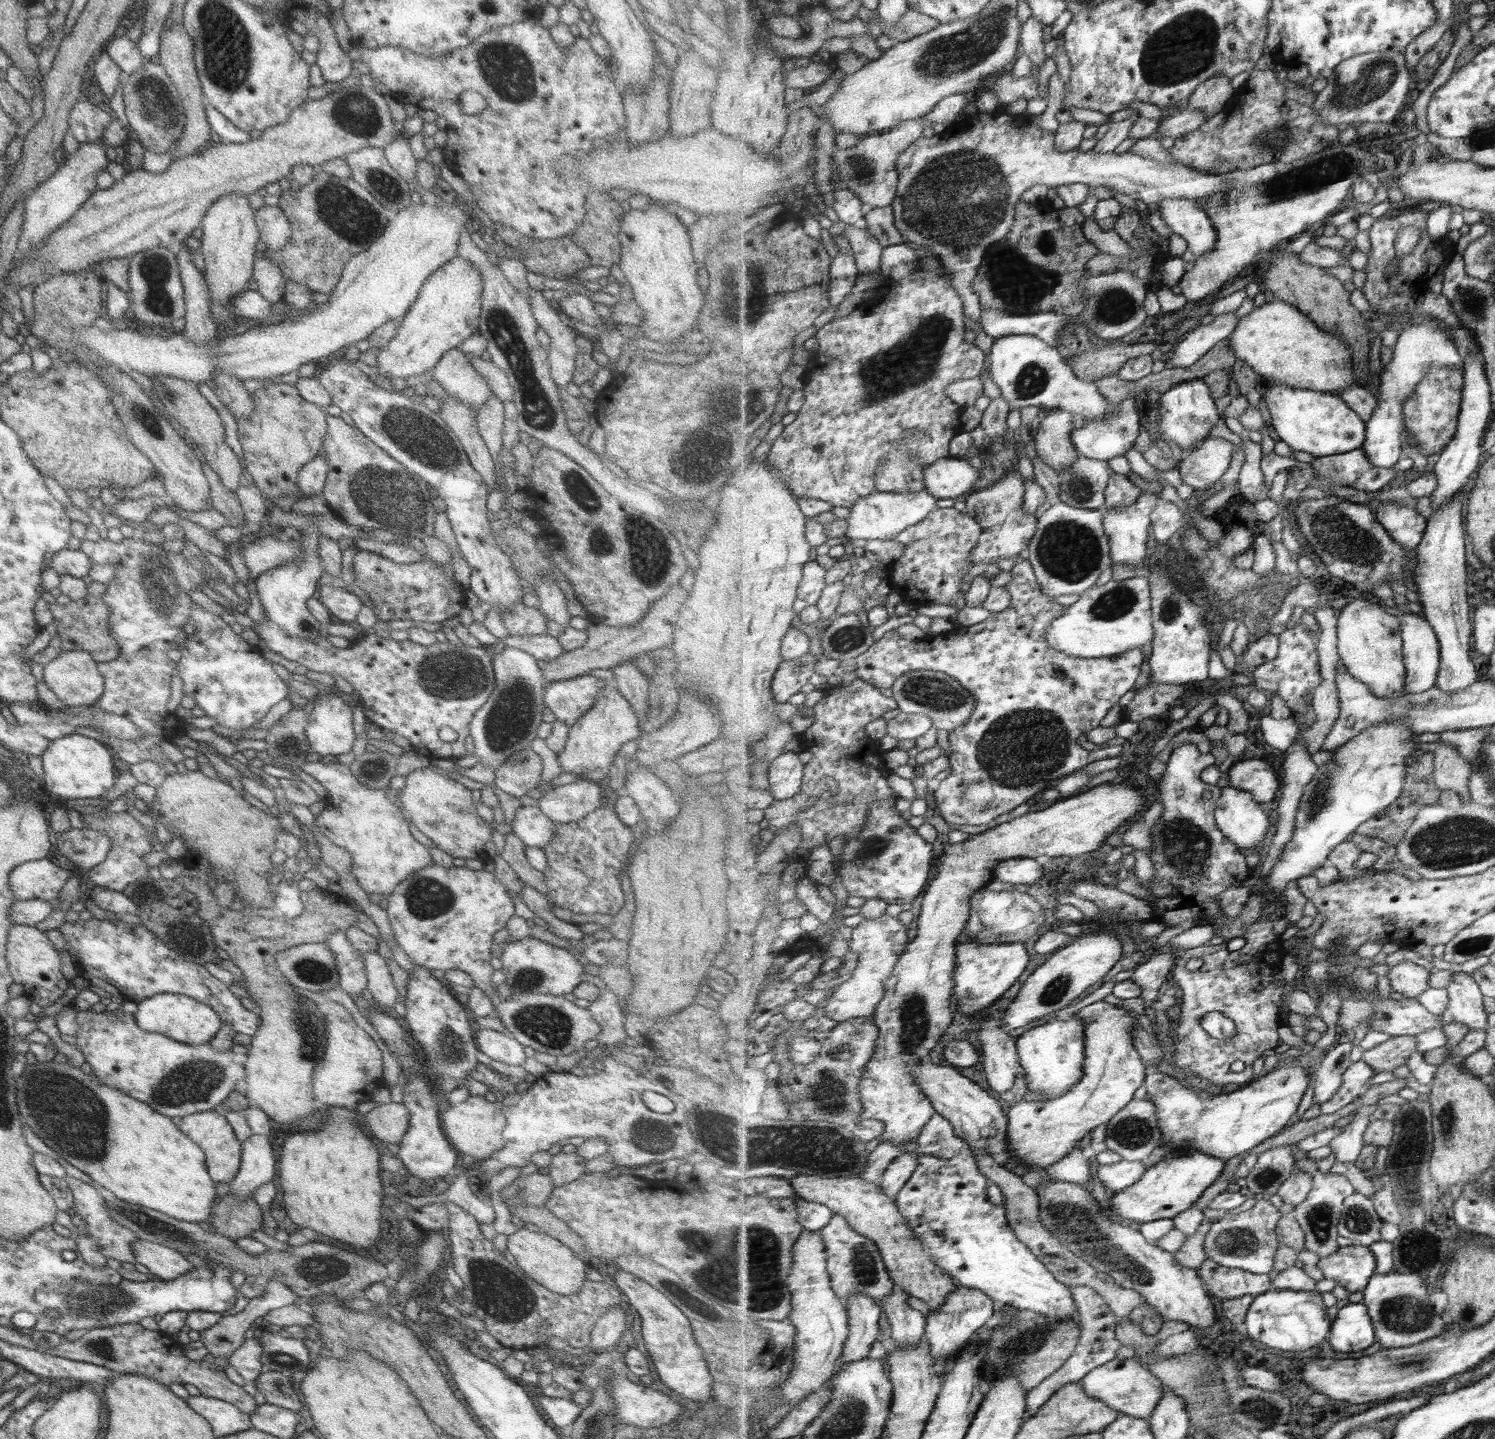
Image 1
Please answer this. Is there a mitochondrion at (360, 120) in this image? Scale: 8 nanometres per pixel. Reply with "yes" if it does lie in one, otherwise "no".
yes

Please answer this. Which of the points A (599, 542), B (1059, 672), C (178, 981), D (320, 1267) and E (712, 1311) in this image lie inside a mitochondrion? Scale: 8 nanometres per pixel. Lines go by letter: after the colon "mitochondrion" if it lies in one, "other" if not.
A: mitochondrion
B: other
C: mitochondrion
D: mitochondrion
E: mitochondrion

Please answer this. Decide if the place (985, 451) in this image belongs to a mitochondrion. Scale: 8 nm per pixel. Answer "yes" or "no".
no

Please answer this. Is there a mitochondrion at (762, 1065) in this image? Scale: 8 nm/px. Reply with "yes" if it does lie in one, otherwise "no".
no

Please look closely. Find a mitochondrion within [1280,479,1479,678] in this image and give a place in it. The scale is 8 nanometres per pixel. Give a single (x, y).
(1344, 537)

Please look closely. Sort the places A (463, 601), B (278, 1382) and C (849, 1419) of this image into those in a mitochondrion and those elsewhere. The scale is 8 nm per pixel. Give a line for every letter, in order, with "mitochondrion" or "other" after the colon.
A: other
B: mitochondrion
C: mitochondrion

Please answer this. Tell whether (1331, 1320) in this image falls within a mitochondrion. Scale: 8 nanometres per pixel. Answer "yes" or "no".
no

